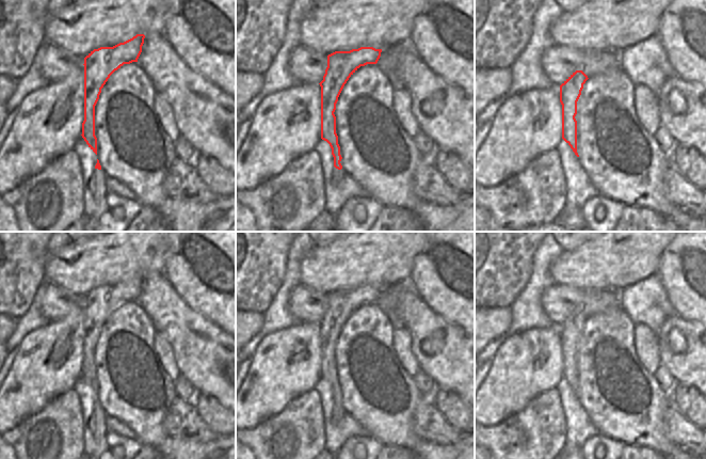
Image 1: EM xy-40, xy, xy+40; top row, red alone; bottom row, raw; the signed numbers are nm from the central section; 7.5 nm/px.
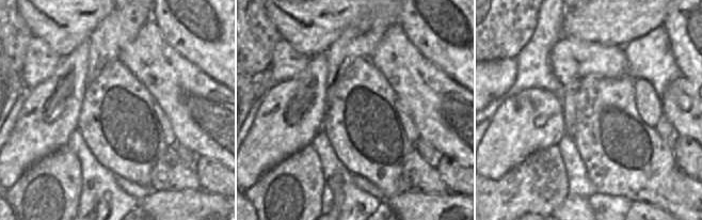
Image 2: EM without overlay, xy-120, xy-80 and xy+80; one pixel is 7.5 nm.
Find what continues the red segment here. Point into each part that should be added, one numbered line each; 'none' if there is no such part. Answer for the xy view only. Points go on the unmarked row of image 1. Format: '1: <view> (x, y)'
1: xy (336, 413)

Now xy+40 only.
none

